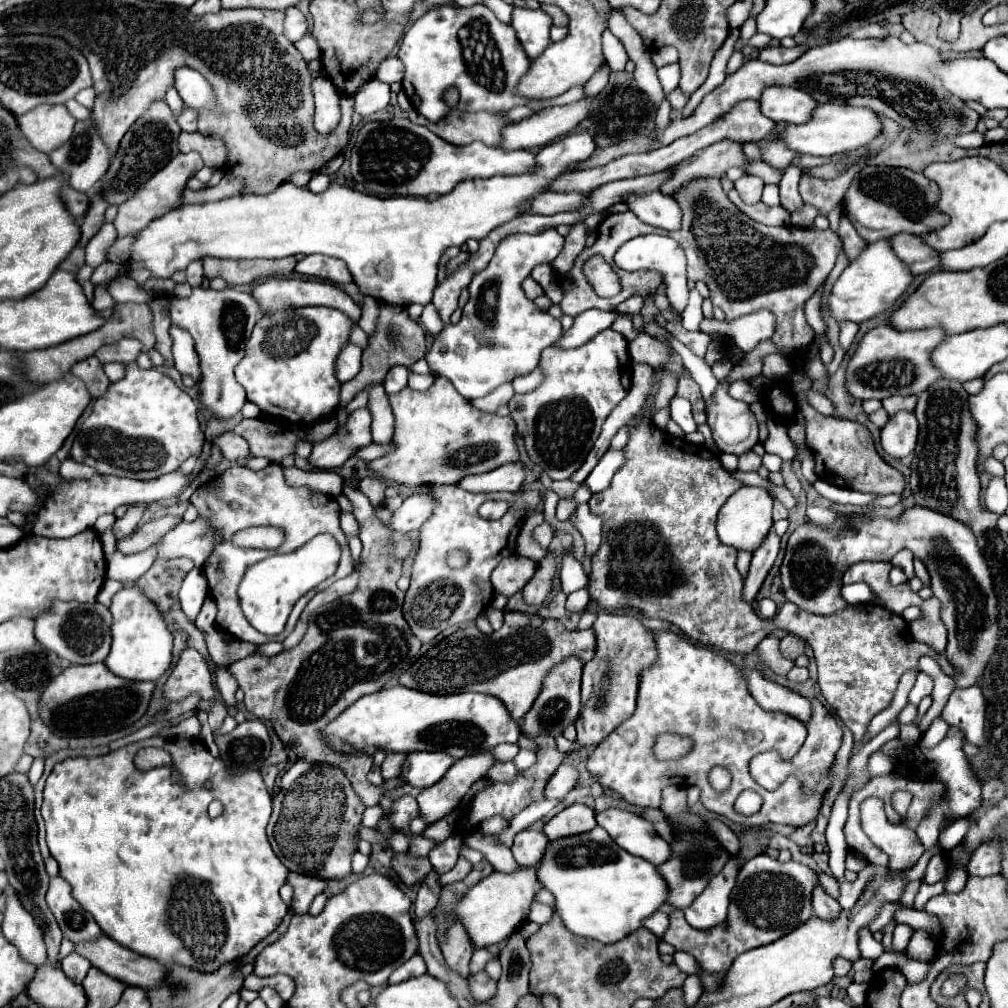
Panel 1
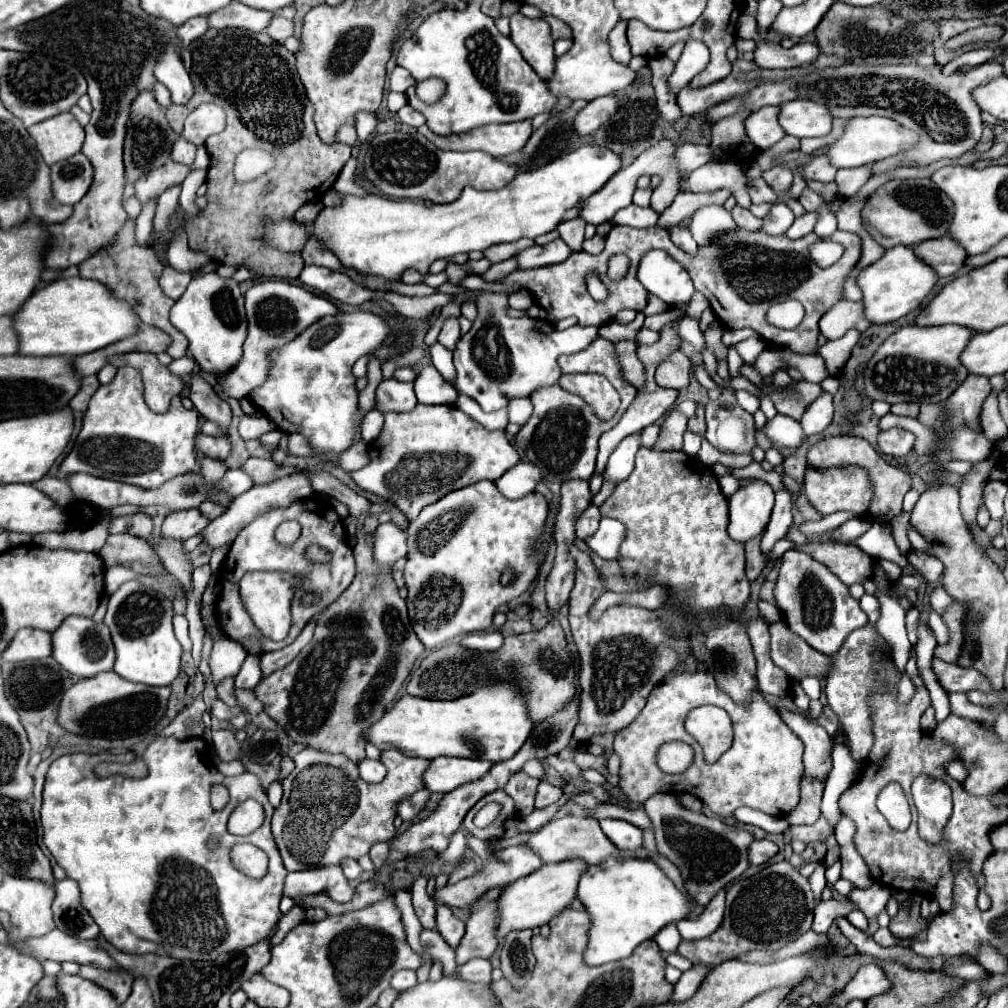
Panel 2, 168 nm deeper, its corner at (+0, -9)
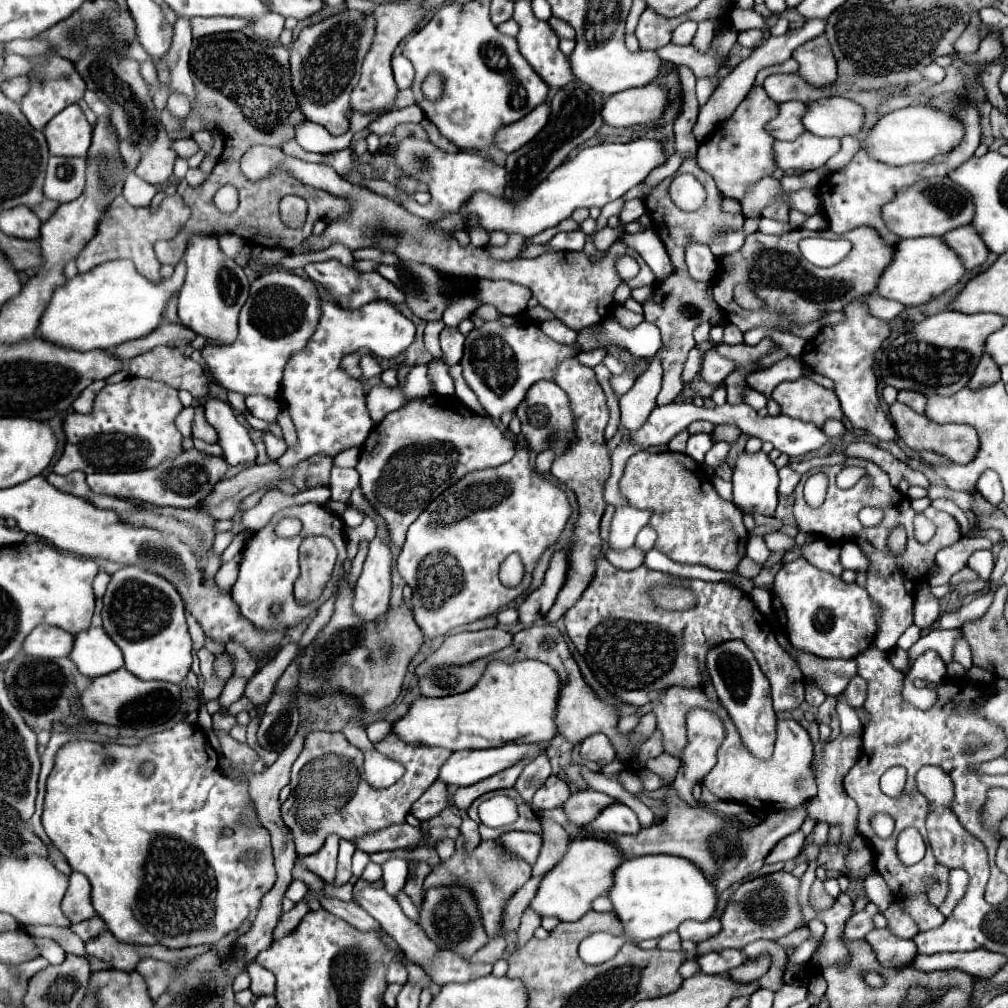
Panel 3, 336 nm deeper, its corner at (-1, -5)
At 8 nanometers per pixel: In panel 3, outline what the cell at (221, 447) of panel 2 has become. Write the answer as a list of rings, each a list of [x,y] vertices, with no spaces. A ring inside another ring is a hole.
[[[196,405],[194,407],[194,421],[192,421],[192,435],[206,441],[206,443],[216,443],[216,431],[210,427],[210,423],[204,419],[204,407]]]

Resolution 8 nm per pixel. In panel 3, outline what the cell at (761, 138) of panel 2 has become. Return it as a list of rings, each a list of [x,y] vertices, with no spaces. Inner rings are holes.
[[[786,101],[780,105],[780,113],[772,119],[768,131],[780,141],[794,141],[806,129],[802,125],[802,117],[806,113],[806,105],[800,101]]]

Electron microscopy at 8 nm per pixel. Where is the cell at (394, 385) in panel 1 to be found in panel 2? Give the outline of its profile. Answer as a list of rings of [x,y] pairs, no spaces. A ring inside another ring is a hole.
[[[397,379],[381,381],[377,387],[377,409],[385,411],[411,411],[417,405],[413,383],[403,383]]]

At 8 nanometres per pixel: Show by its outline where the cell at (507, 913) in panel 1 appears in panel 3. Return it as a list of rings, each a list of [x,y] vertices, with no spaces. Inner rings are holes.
[[[574,839],[564,859],[550,871],[540,883],[530,907],[542,917],[558,917],[560,921],[578,921],[592,909],[592,901],[600,895],[608,895],[614,885],[614,871],[626,861],[620,847],[606,839]]]

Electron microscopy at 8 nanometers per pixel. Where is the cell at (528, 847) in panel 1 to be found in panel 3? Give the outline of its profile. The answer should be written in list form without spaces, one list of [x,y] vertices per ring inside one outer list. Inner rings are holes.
[[[458,835],[456,853],[448,861],[440,861],[430,869],[430,875],[424,879],[424,889],[446,887],[452,883],[470,887],[478,899],[478,909],[482,911],[482,925],[486,927],[486,933],[490,937],[498,937],[502,935],[502,915],[508,899],[530,879],[530,875],[532,867],[526,861],[502,851],[496,841],[480,841],[476,849],[466,851],[464,837]]]

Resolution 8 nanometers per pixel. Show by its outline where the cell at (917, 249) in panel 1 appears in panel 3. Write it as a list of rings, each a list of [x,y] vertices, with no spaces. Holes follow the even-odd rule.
[[[972,225],[958,227],[950,233],[946,233],[944,239],[946,239],[946,243],[950,243],[950,247],[954,247],[954,251],[958,251],[958,255],[962,255],[962,261],[970,269],[982,265],[988,259],[990,251],[982,243],[982,237],[978,235],[978,231]]]

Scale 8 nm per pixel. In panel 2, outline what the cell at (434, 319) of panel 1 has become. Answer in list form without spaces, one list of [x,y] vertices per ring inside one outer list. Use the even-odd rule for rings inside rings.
[[[435,343],[431,349],[429,349],[429,355],[433,359],[433,365],[437,367],[437,371],[447,379],[447,381],[453,381],[455,379],[455,367],[453,367],[453,353],[449,349],[445,349],[441,343]]]

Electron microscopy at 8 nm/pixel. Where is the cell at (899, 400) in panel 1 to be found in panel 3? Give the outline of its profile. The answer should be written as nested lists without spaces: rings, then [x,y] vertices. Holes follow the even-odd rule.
[[[900,391],[898,393],[898,401],[908,405],[910,409],[914,409],[918,413],[922,413],[924,405],[926,405],[926,397],[922,393],[918,393],[918,391]]]

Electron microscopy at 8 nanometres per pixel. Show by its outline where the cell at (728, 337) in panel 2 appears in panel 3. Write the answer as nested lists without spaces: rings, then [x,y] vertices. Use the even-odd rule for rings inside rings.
[[[772,333],[770,339],[774,339],[774,341],[776,341],[782,349],[786,349],[788,355],[792,355],[792,357],[800,357],[802,351],[804,351],[804,345],[806,345],[804,339],[794,337],[794,335],[790,335],[790,333]]]

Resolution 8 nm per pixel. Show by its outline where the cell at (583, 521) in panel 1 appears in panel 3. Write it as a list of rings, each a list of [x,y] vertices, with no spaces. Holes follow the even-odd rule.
[[[618,507],[616,515],[612,519],[612,531],[610,531],[610,543],[614,549],[628,549],[638,531],[648,525],[652,511],[650,509],[636,509],[636,507]]]

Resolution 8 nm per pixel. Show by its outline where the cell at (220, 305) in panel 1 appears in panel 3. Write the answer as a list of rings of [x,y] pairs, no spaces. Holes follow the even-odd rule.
[[[190,235],[184,251],[184,263],[188,267],[188,273],[178,295],[180,321],[186,327],[194,329],[194,333],[204,335],[210,341],[216,339],[220,343],[230,343],[230,339],[234,339],[236,335],[238,311],[248,299],[250,289],[244,269],[222,253],[216,235]]]

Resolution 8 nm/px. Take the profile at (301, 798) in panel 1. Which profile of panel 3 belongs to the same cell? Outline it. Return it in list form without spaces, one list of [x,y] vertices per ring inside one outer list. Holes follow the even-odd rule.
[[[314,731],[306,737],[304,749],[292,767],[292,795],[282,805],[282,819],[294,833],[298,855],[310,855],[318,851],[330,833],[338,833],[348,841],[356,841],[356,837],[362,833],[404,823],[412,803],[438,779],[440,767],[452,755],[442,747],[404,743],[396,733],[388,733],[382,741],[374,743],[374,747],[406,767],[404,777],[388,789],[372,789],[366,783],[362,767],[364,755],[360,749],[352,747],[342,733]]]

